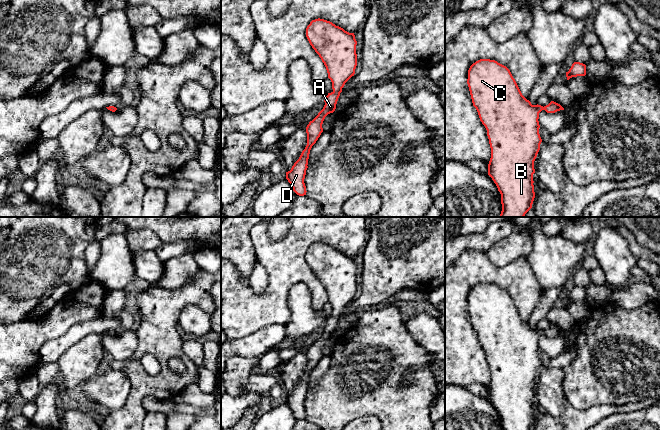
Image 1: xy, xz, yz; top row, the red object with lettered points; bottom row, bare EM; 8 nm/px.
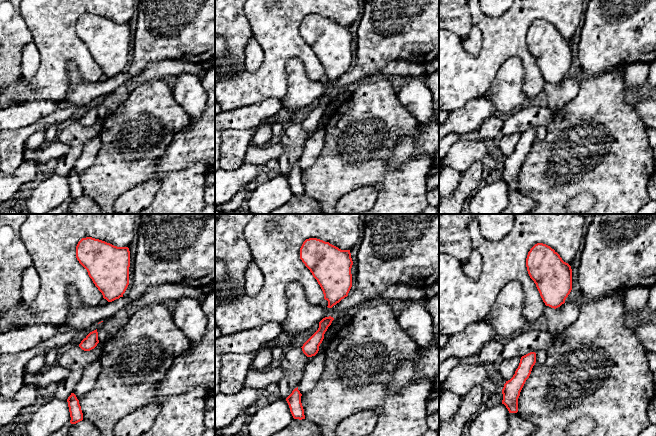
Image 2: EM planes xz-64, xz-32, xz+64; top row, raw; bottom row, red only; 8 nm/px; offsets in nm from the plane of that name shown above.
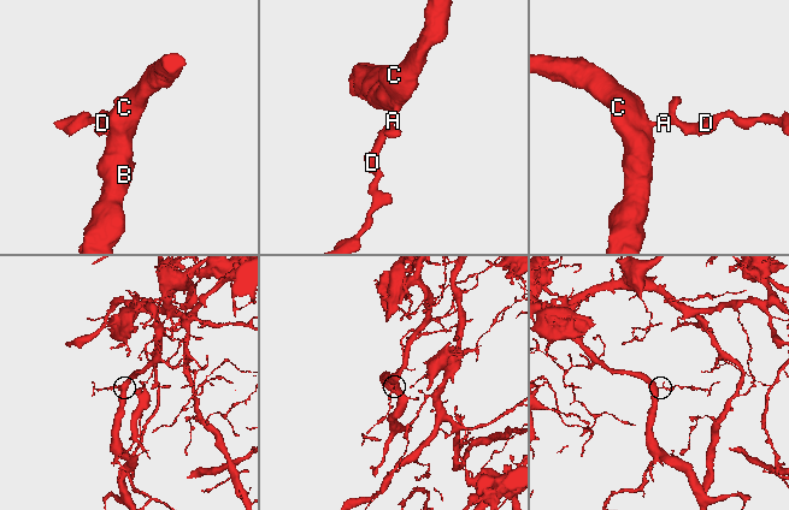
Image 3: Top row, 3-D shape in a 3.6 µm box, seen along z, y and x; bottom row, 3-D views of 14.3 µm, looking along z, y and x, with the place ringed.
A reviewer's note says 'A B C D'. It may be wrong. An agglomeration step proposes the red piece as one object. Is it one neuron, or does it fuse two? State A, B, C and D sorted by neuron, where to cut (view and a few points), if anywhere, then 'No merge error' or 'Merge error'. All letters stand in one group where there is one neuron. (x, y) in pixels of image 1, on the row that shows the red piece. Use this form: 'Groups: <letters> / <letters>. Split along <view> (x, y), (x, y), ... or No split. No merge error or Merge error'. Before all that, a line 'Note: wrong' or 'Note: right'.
Note: right
Groups: A B C D. No split. No merge error

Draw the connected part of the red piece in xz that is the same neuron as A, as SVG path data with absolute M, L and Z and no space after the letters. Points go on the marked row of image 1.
M318 18L307 26L306 37L324 63L333 91L326 96L323 109L307 125L307 145L291 170L286 172L286 179L299 196L304 196L307 192L304 179L310 150L323 132L322 124L325 117L335 111L342 88L354 76L357 66L357 41L354 33Z

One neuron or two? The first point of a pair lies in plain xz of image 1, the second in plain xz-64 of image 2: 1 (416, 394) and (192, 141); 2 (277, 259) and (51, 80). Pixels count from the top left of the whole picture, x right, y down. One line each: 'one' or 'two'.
1: two
2: one

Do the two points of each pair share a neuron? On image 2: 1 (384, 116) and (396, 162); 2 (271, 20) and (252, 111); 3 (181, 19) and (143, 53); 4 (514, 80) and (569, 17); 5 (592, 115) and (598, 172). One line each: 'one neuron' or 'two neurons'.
1: two neurons
2: two neurons
3: one neuron
4: two neurons
5: one neuron

